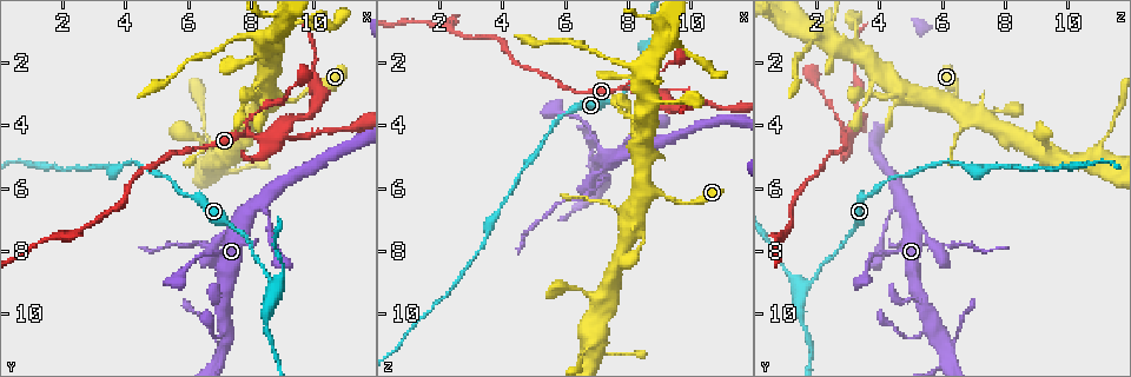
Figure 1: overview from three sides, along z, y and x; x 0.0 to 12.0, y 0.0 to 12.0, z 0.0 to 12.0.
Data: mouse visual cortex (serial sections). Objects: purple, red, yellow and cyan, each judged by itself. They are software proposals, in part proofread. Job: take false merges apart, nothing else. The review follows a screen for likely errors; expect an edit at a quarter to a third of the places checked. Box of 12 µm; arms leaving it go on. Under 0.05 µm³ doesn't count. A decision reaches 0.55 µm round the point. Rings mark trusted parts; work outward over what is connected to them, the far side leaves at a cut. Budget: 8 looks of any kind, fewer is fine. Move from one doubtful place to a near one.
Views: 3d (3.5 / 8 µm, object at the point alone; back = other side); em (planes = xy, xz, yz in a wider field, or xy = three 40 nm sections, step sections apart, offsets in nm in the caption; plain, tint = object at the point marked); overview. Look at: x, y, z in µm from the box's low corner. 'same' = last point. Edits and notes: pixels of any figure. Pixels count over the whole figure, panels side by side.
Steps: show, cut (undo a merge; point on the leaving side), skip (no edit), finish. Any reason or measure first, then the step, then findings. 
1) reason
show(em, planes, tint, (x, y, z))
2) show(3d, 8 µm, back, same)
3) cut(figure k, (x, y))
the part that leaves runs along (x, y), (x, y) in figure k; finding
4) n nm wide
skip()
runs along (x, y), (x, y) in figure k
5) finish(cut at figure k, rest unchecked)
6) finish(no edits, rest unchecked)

show(3d, 3.5 µm, (7.6, 4.2, 6.7))

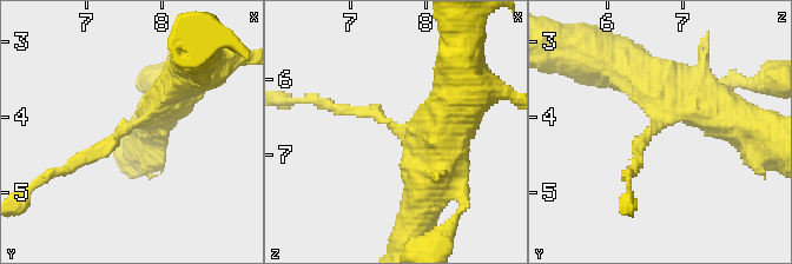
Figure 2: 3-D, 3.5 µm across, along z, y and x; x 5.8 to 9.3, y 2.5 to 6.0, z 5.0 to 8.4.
show(em, xy, step 1, plain, (7.70, 4.10, 6.70))

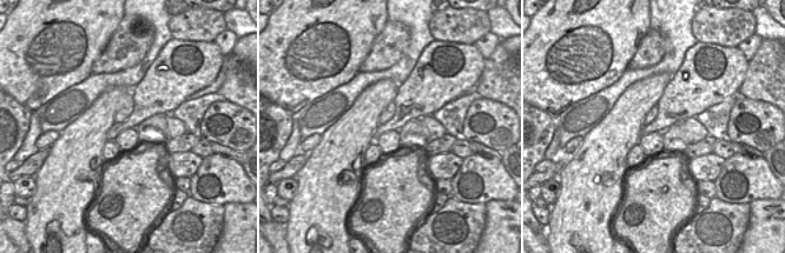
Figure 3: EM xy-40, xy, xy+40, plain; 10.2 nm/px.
where the object lies
show(em, xy, step 1, tint, same)

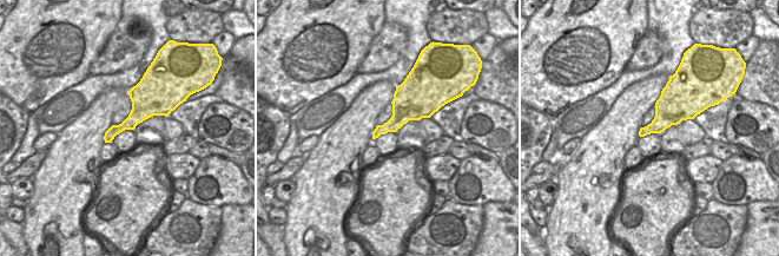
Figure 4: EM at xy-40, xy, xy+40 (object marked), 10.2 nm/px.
skip()
runs along (183, 77), (143, 120), (74, 164) in figure 2; all the same cell

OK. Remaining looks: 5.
branch point
show(3d, 8 µm, (8.7, 4.3, 3.1))

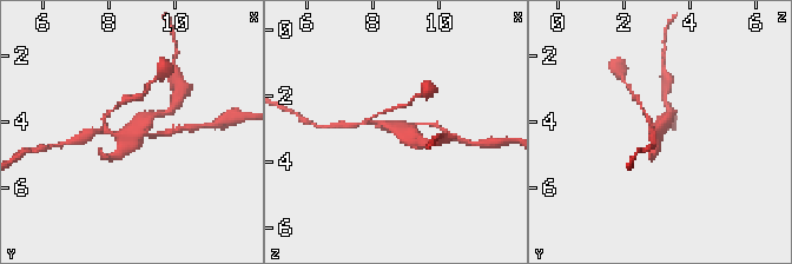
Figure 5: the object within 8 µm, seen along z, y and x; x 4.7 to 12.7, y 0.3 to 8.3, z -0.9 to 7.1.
closer look
show(3d, 3.5 µm, back, (8.7, 4.3, 3.0))

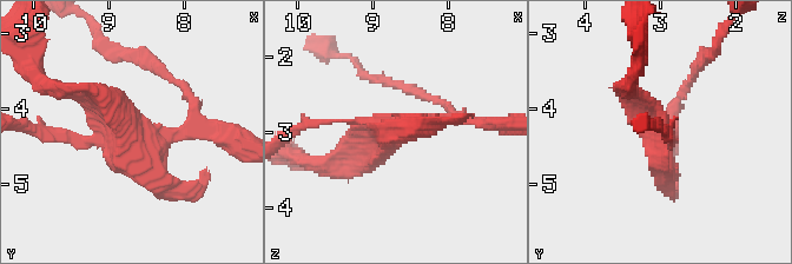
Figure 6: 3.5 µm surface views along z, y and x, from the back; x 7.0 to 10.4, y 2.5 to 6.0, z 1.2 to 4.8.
cut(figure 6, (430, 131))
the part that leaves runs along (391, 136), (351, 170), (301, 160) in figure 6; two cells meet here

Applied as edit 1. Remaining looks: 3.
see it whole again
show(overview)

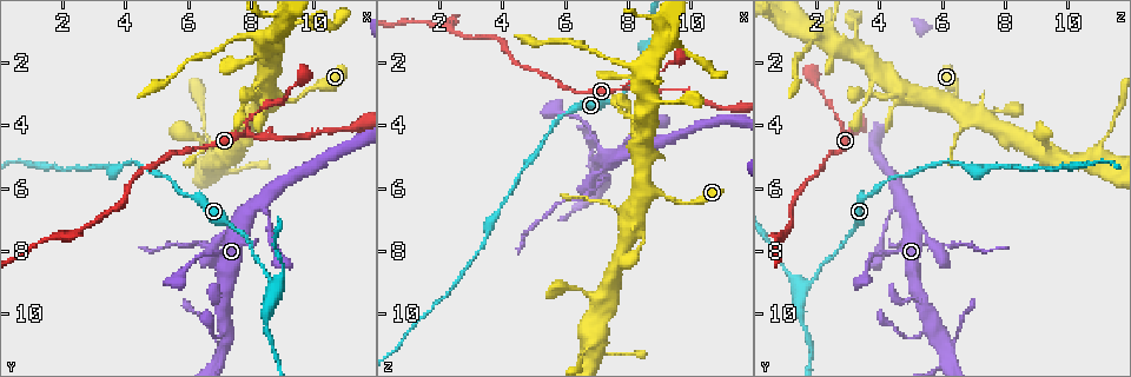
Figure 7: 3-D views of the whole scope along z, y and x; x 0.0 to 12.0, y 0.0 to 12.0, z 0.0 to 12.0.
sudden change in width
show(3d, 3.5 µm, (6.8, 7.8, 6.0))

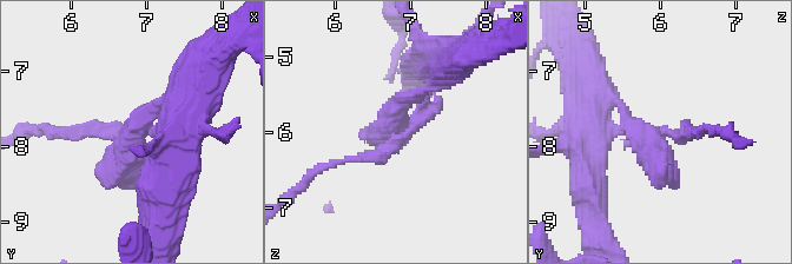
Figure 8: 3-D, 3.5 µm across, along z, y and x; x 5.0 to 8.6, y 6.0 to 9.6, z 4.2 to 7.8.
shape alone is not enough
show(em, xy, step 3, tint, (6.70, 7.80, 6.15))

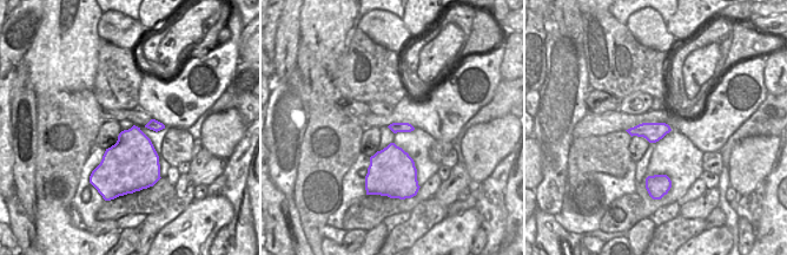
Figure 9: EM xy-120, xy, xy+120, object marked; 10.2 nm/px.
cut(figure 8, (88, 126))
the part that leaves runs along (391, 136), (377, 157), (330, 163), (297, 190) in figure 8; two cells meet here

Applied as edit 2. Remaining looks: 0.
finish(cut at figure 6, cut at figure 8, rest unchecked)

